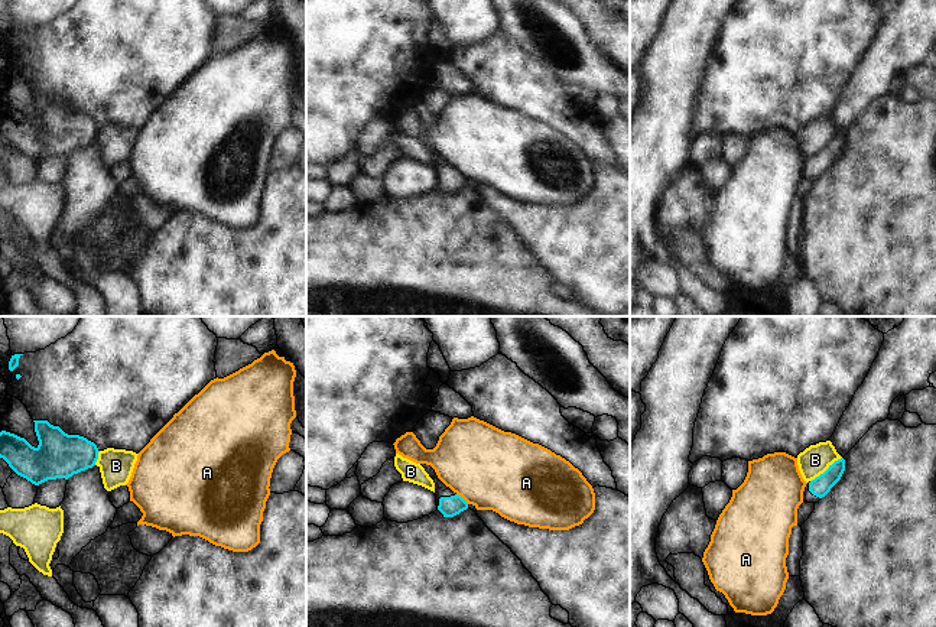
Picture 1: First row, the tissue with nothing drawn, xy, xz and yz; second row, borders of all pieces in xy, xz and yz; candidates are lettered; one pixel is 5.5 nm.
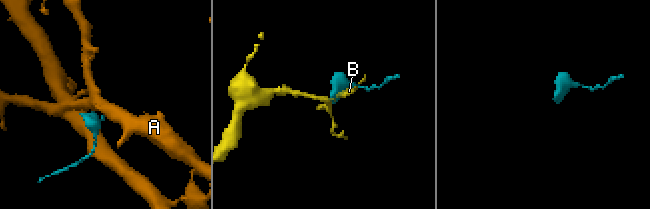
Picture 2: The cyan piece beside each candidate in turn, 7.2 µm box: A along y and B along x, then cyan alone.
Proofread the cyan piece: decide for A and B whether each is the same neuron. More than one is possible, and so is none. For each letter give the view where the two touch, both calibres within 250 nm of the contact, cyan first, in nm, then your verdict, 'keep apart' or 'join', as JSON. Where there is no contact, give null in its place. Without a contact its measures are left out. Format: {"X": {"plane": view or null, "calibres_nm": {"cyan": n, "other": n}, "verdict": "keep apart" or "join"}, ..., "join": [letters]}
{"A": {"plane": "xz", "calibres_nm": {"cyan": 110, "other": 440}, "verdict": "keep apart"}, "B": {"plane": "yz", "calibres_nm": {"cyan": 110, "other": 160}, "verdict": "keep apart"}, "join": []}

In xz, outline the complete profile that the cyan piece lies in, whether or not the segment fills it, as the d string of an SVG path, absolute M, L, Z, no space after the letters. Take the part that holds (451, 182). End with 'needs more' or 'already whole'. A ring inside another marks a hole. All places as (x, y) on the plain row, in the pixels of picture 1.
M420 140L429 153L435 159L435 172L438 186L443 191L443 194L454 194L461 188L468 185L468 179L454 169L449 163L446 163L436 152L435 146L430 142Z; needs more

